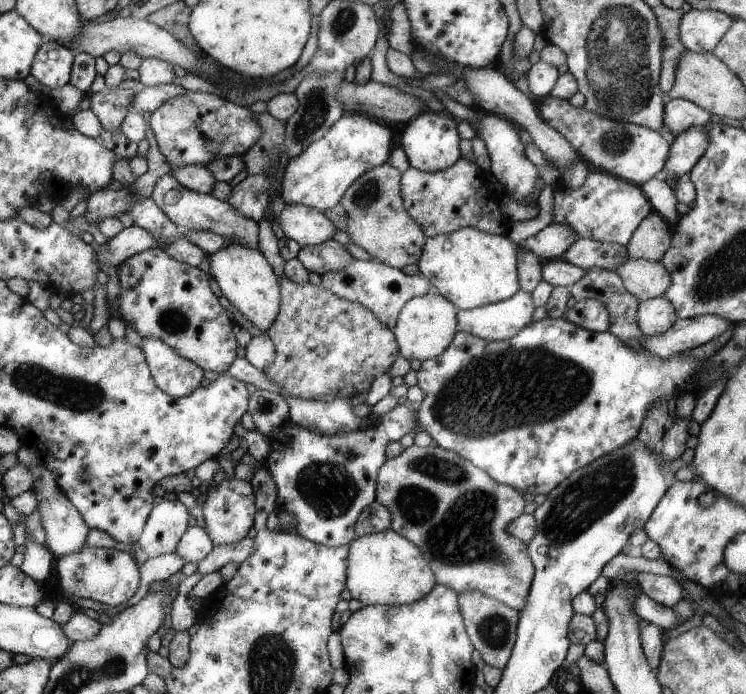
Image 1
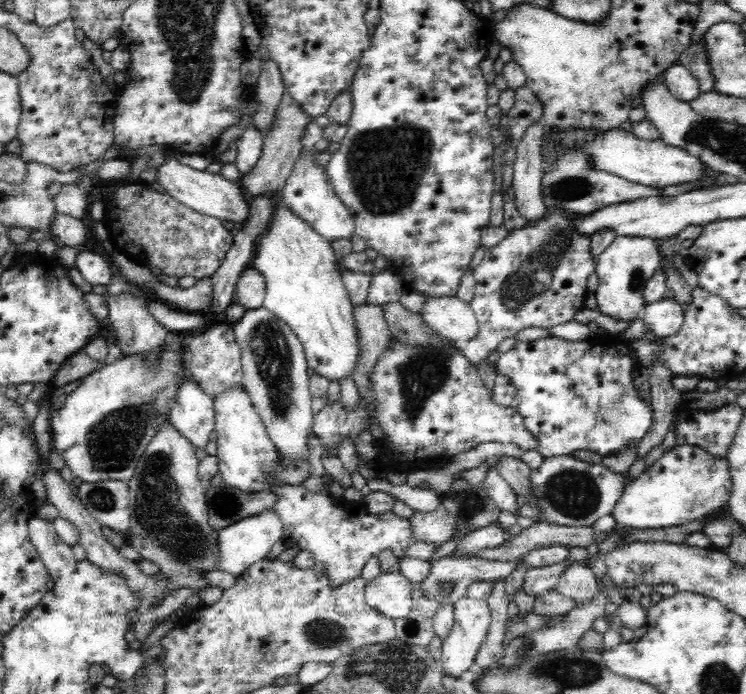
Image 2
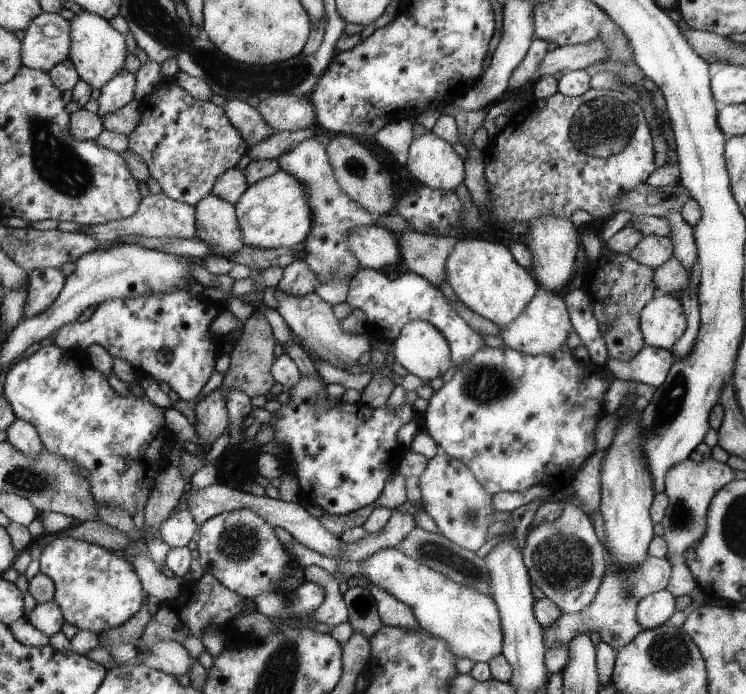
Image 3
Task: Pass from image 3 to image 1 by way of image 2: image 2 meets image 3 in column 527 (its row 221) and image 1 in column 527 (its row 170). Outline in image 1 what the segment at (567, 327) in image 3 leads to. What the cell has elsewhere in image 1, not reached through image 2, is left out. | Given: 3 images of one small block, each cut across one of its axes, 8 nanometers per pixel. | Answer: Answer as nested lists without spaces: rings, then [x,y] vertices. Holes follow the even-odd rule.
[[[519,289],[514,295],[502,301],[481,305],[475,308],[461,309],[457,312],[458,330],[471,333],[473,336],[488,341],[500,341],[510,339],[514,334],[521,331],[533,320],[534,305],[530,293]]]

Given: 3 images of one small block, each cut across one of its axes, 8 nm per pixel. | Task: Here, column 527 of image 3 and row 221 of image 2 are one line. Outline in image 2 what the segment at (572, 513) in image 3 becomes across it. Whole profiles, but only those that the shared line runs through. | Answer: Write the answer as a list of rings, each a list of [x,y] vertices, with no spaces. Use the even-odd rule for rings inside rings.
[[[547,206],[541,217],[509,230],[498,244],[485,249],[484,259],[473,270],[475,294],[469,303],[479,332],[475,340],[461,346],[475,371],[506,338],[530,327],[550,330],[573,320],[586,307],[587,279],[597,260],[590,250],[592,237],[572,227],[573,216],[564,207]]]

